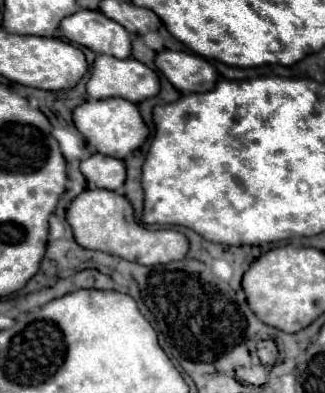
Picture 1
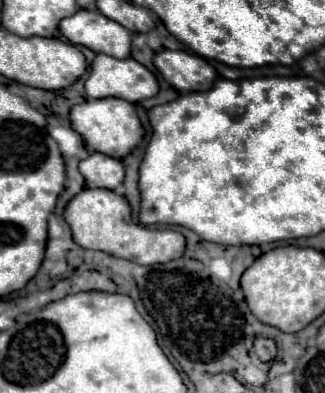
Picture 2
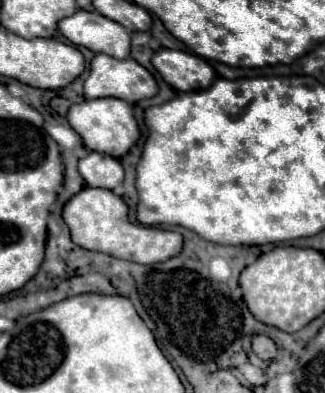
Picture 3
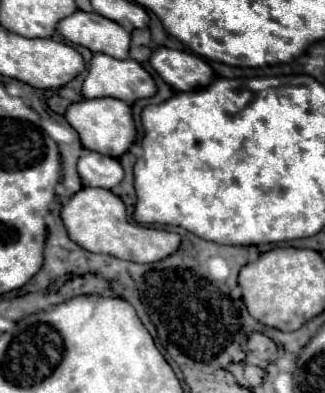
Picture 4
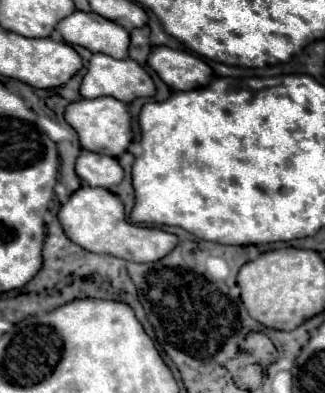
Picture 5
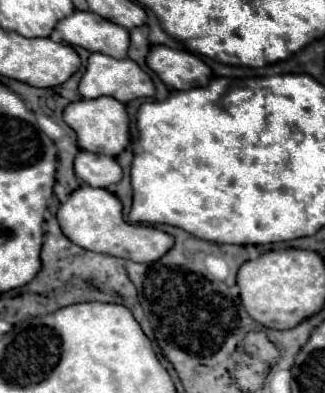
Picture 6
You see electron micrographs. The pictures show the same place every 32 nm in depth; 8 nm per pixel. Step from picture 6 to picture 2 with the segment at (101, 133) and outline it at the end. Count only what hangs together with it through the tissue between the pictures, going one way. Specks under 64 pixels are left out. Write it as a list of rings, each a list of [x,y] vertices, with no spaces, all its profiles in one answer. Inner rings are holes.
[[[104,98],[104,100],[84,100],[82,104],[70,110],[70,122],[74,130],[84,138],[86,148],[94,152],[104,152],[106,156],[122,160],[128,156],[142,140],[144,140],[144,126],[136,114],[132,102],[120,98]]]

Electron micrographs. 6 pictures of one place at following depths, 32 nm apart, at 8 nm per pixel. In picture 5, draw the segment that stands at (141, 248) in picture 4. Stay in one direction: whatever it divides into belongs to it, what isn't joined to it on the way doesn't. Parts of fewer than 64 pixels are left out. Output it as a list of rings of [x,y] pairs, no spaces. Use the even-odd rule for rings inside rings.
[[[82,186],[78,192],[70,196],[66,204],[62,204],[58,218],[62,222],[62,228],[66,236],[82,246],[88,252],[96,254],[110,254],[116,258],[124,258],[130,262],[156,262],[162,260],[172,248],[176,248],[178,238],[170,232],[156,230],[156,228],[144,228],[138,224],[130,224],[124,216],[124,206],[116,194],[112,194],[106,188],[92,188]]]

